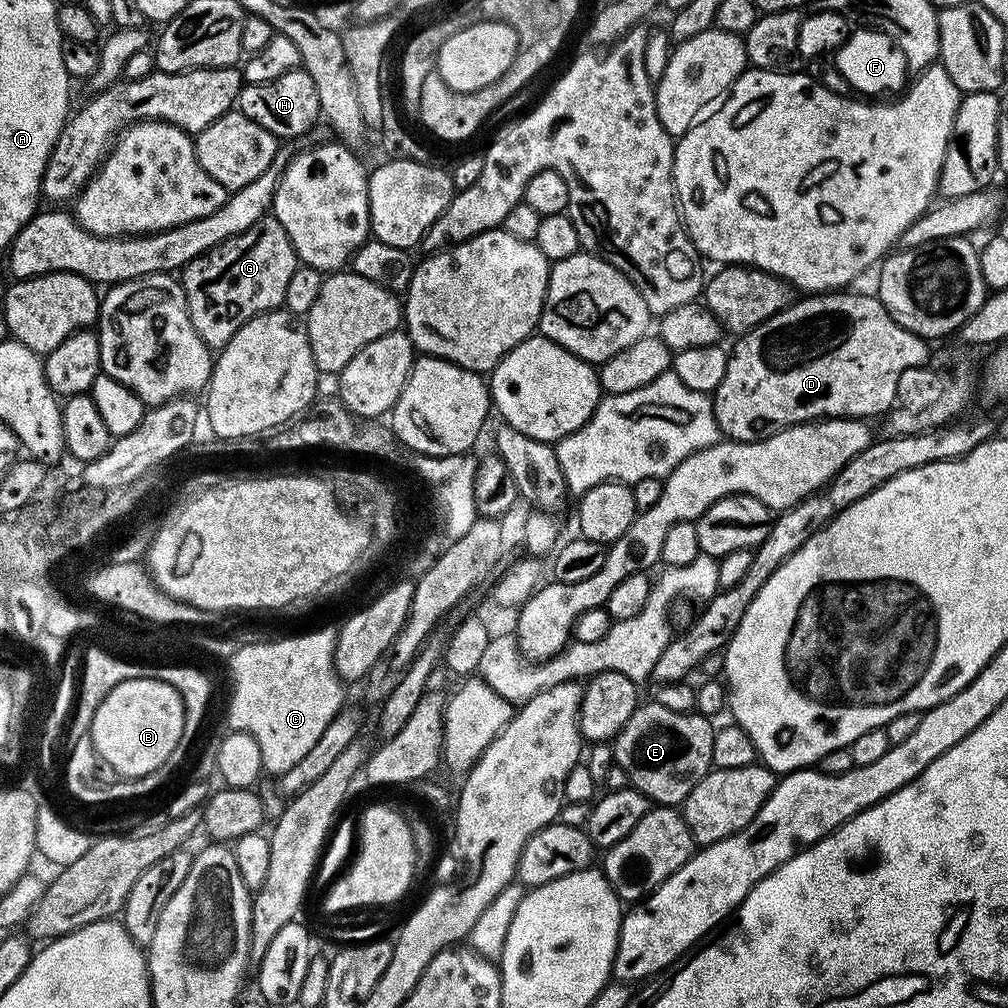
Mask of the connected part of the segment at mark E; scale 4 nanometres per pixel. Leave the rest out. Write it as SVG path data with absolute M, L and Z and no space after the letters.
M655 702L641 703L630 714L626 726L614 738L614 764L624 776L629 785L635 788L649 802L656 806L683 805L685 796L692 791L692 785L709 771L712 758L712 733L714 731L709 717L692 712L666 710L666 706Z

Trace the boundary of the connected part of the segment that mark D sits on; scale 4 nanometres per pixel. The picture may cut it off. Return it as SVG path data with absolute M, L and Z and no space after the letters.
M840 290L835 294L808 294L797 299L790 307L783 308L778 314L774 314L766 322L762 322L756 328L750 329L739 337L740 340L727 353L726 372L719 382L715 391L711 393L714 418L720 428L721 437L732 442L741 444L753 444L755 440L765 440L784 428L792 428L795 424L807 424L825 418L873 418L879 417L888 411L896 403L896 387L902 370L911 368L923 368L929 363L928 348L923 336L916 336L910 330L898 326L894 318L886 310L886 306L880 301L879 295L863 296L860 292L853 290Z

